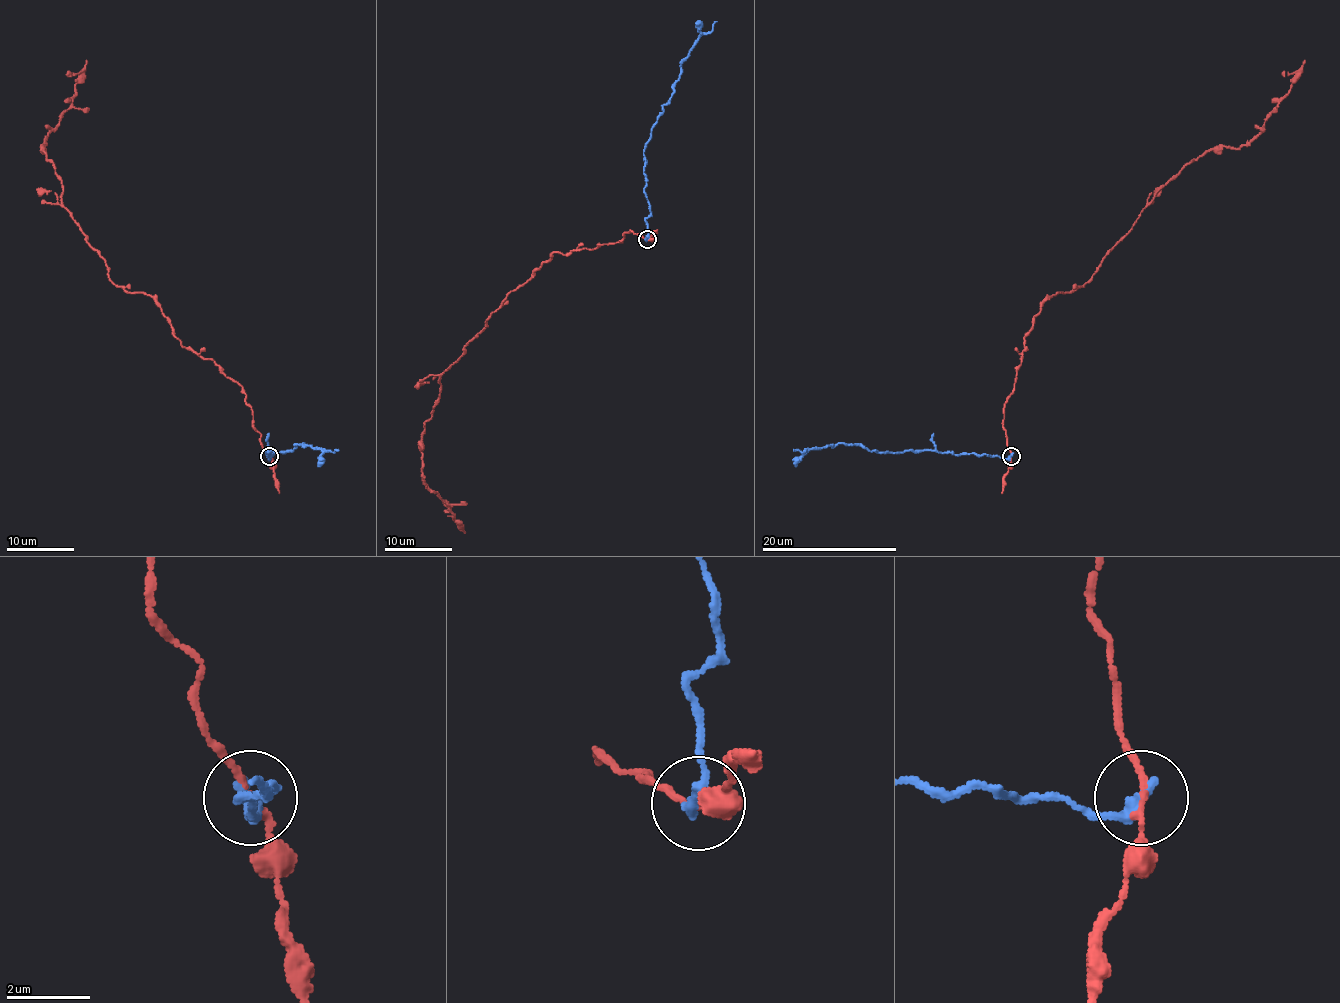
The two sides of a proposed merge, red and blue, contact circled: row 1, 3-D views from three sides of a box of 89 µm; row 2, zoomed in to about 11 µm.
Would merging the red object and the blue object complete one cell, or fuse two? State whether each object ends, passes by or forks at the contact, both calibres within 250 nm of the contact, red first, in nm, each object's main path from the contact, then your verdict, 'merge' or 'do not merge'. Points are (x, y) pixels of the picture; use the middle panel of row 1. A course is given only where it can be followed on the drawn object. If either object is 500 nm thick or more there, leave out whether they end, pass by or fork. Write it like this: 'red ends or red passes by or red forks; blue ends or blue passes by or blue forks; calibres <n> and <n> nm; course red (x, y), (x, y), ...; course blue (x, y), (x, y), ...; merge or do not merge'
red passes by; blue ends; calibres 140 and 360 nm; course red (646, 239), (631, 231), (619, 242), (554, 253), (439, 377), (421, 451), (422, 483), (458, 522), (446, 512); course blue (646, 239), (650, 214), (643, 172), (645, 143), (673, 89), (680, 64), (717, 22); do not merge

